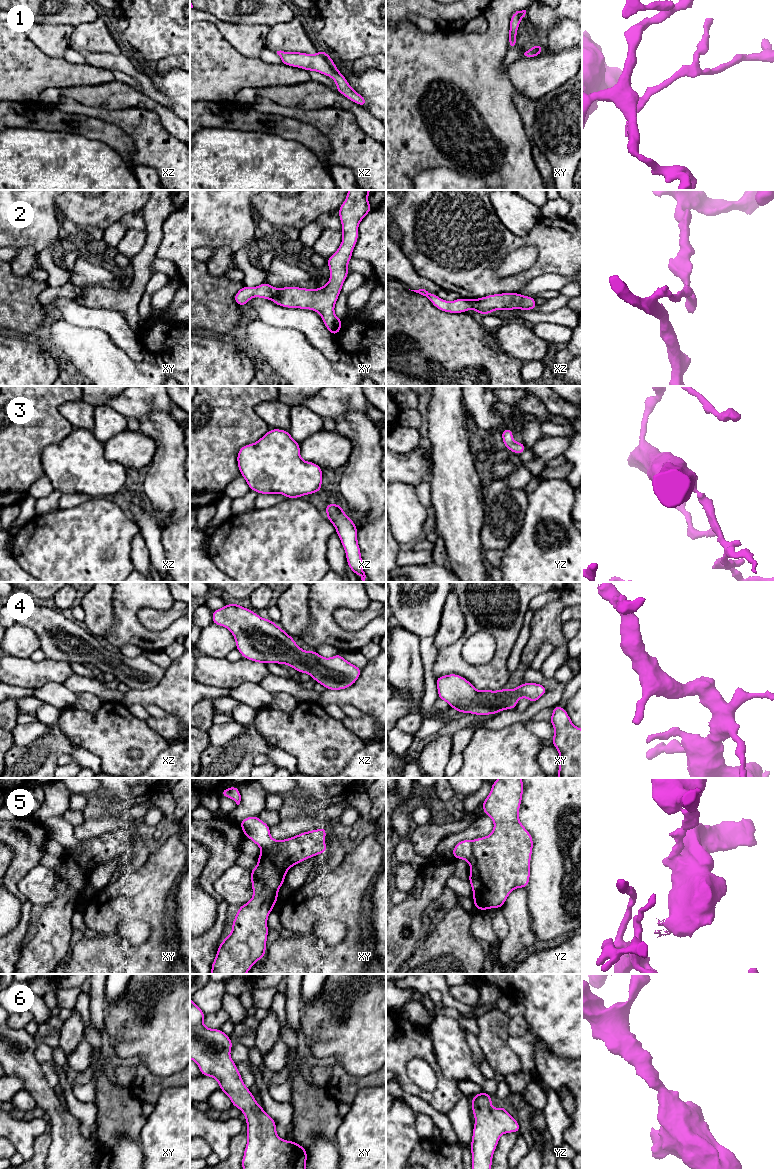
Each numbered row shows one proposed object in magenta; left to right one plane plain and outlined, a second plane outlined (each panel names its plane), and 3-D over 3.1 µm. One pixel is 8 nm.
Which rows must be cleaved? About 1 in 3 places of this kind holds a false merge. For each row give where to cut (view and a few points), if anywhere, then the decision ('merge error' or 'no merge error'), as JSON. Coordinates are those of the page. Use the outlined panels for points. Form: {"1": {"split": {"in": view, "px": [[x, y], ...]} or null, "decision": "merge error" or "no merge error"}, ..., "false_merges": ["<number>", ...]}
{"1": {"split": null, "decision": "no merge error"}, "2": {"split": {"in": "xy", "px": [[278, 289], [271, 298]]}, "decision": "merge error"}, "3": {"split": null, "decision": "no merge error"}, "4": {"split": null, "decision": "no merge error"}, "5": {"split": {"in": "xy", "px": [[277, 840], [277, 850], [274, 853], [261, 847]]}, "decision": "merge error"}, "6": {"split": null, "decision": "no merge error"}, "false_merges": ["2", "5"]}

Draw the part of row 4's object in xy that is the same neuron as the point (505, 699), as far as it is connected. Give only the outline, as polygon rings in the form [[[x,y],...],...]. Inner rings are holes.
[[[458,674],[436,677],[438,698],[449,703],[450,708],[459,713],[471,713],[480,716],[498,714],[502,710],[516,709],[522,697],[535,703],[547,691],[542,684],[522,683],[507,690],[477,690],[466,678]]]

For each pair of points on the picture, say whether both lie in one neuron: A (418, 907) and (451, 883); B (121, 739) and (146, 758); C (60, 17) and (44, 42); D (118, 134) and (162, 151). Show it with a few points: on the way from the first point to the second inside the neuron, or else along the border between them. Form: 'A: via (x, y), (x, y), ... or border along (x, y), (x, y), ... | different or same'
A: border along (467, 880), (461, 880), (450, 875), (445, 886) | different
B: via (129, 739), (133, 739), (144, 750) | same
C: border along (37, 23), (70, 24), (73, 27) | different
D: border along (114, 125), (131, 138), (135, 147), (135, 163) | different

